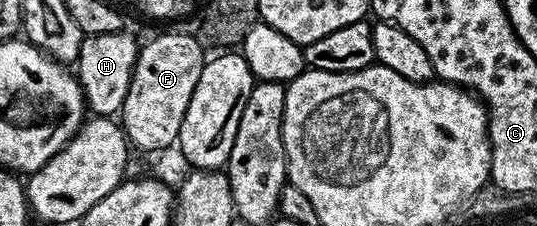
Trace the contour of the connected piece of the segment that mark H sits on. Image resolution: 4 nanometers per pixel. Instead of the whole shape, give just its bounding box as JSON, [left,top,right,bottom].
[75,31,139,117]

